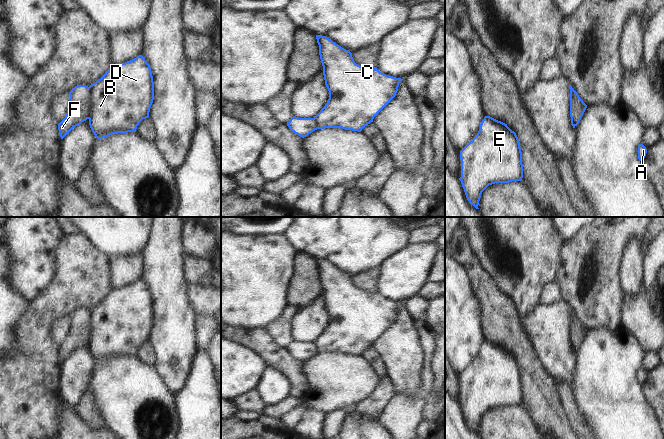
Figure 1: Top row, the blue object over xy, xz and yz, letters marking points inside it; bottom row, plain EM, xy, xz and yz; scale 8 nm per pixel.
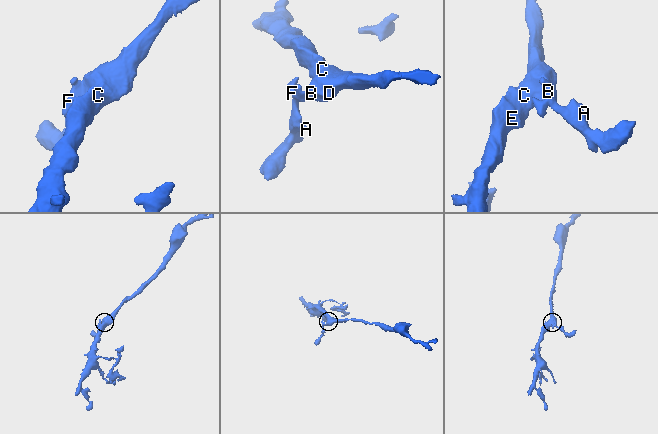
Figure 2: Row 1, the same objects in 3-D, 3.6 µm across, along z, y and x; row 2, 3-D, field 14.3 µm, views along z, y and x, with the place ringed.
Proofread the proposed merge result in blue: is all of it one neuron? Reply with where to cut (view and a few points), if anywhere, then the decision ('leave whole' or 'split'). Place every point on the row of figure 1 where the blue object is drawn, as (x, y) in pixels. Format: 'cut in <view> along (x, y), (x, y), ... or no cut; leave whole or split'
cut in xy along (88, 87), (90, 95), (89, 118); split

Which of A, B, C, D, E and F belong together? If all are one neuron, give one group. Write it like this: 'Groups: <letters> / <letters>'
Groups: A F / B C D E.

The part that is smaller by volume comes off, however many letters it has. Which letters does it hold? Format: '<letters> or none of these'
A, F

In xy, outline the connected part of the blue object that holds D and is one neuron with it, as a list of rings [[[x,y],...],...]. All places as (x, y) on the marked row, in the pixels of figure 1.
[[[142,55],[125,63],[112,65],[100,79],[89,86],[89,90],[89,125],[98,140],[112,134],[136,132],[139,123],[149,118],[154,100],[154,82],[150,65]]]

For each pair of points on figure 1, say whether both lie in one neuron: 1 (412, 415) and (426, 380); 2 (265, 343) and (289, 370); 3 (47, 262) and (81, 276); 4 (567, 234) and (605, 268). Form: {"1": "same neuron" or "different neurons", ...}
{"1": "different neurons", "2": "same neuron", "3": "different neurons", "4": "different neurons"}

